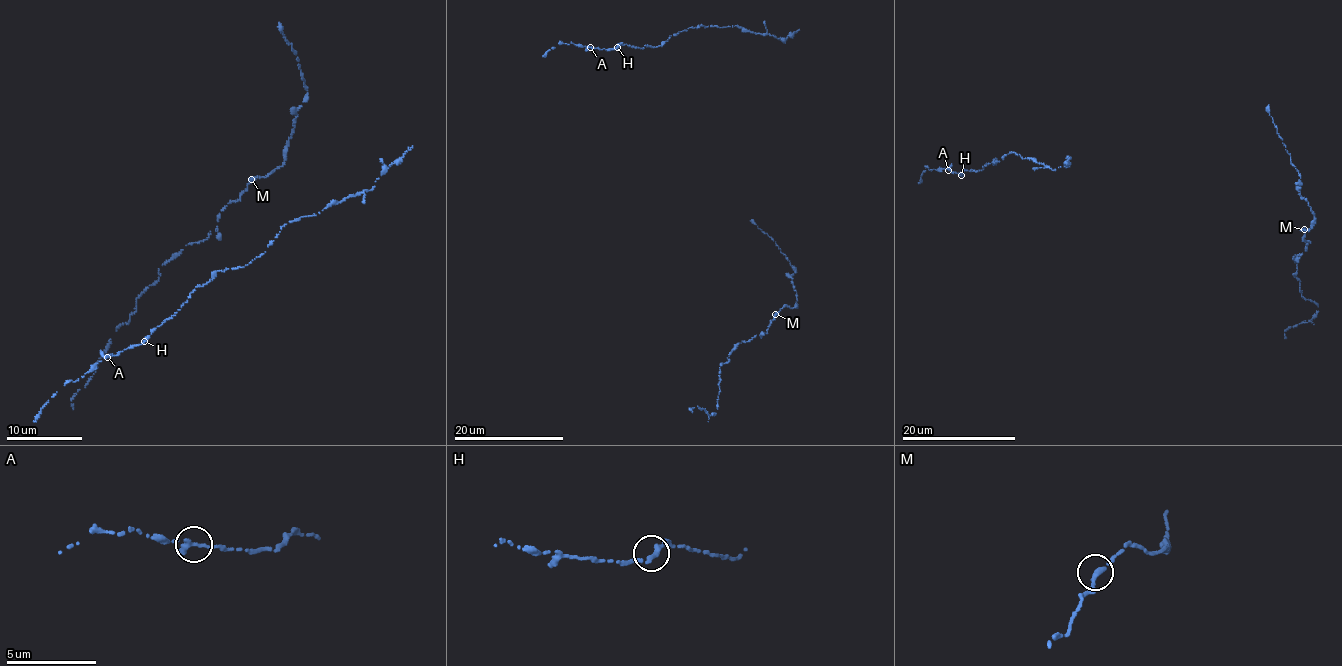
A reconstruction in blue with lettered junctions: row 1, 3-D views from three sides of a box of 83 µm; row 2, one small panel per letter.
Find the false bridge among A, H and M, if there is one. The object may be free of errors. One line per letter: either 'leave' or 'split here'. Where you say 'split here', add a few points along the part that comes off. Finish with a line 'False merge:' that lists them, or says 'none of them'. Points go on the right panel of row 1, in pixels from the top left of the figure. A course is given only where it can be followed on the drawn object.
A: leave
H: leave
M: leave
False merge: none of them

